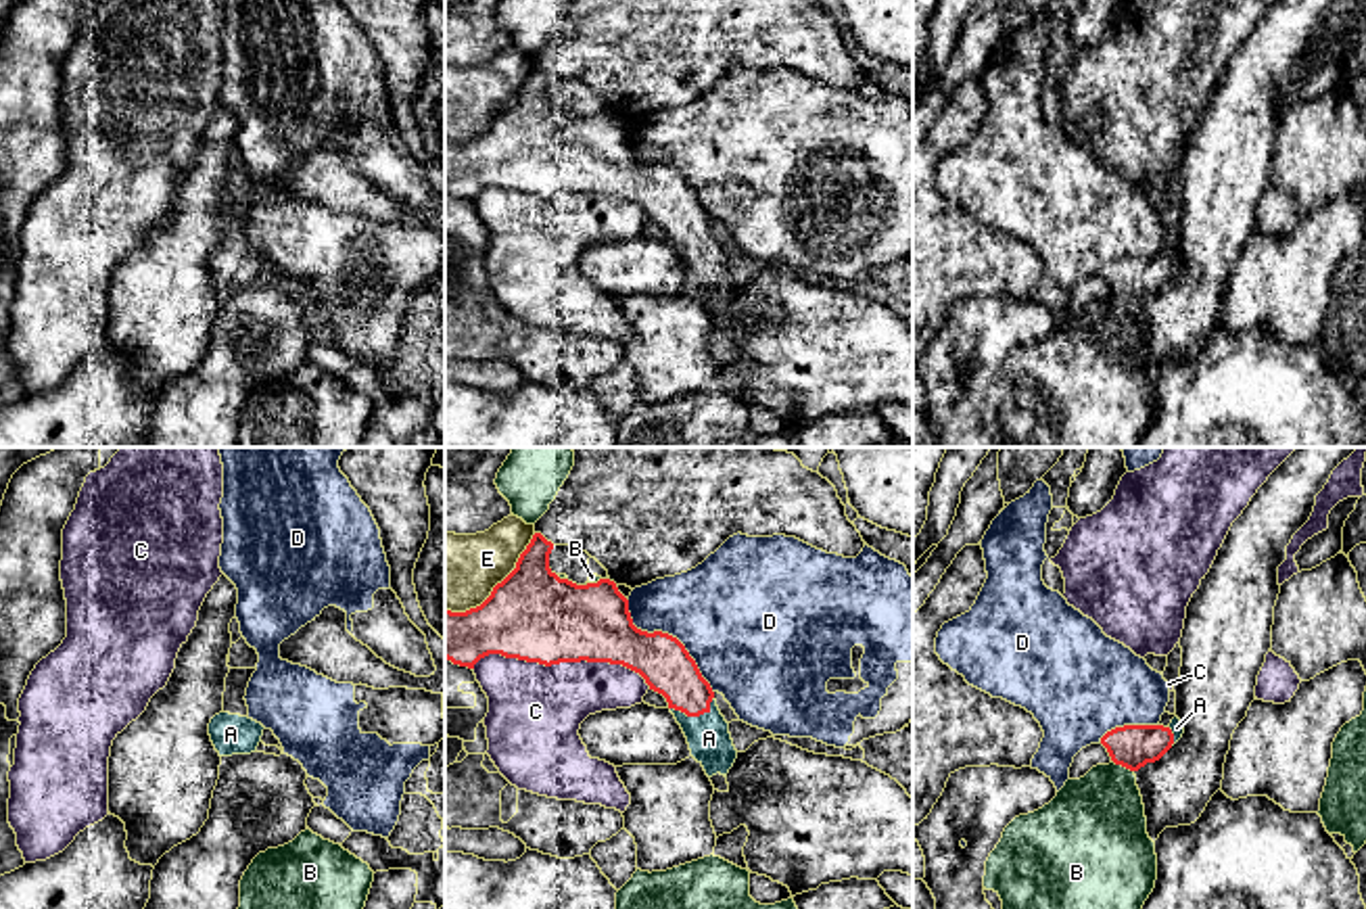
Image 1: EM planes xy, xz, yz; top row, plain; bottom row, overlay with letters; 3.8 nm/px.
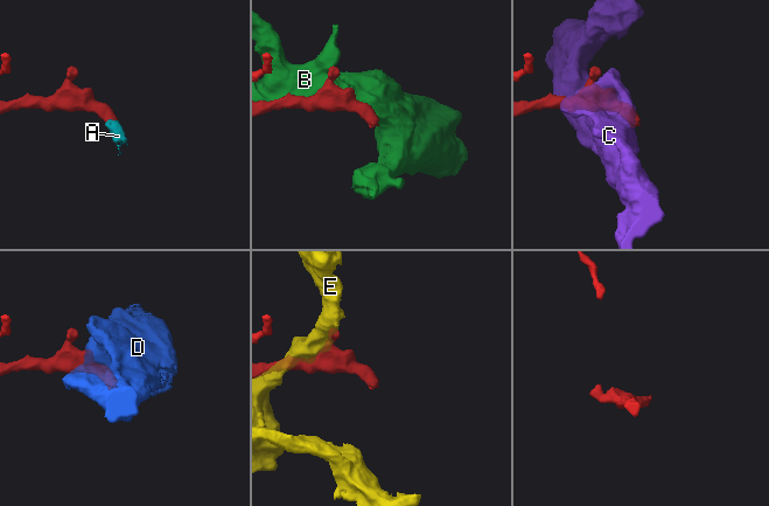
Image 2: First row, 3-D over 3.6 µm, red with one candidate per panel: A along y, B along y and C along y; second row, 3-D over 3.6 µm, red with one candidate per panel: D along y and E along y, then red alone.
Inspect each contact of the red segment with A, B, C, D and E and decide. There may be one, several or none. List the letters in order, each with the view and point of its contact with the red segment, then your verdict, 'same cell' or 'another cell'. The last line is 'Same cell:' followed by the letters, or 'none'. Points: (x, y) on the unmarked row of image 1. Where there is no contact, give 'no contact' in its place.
A: xz (696, 247) | same cell
B: yz (1124, 297) | another cell
C: xz (562, 193) | another cell
D: xz (671, 168) | another cell
E: xz (496, 118) | another cell
Same cell: A

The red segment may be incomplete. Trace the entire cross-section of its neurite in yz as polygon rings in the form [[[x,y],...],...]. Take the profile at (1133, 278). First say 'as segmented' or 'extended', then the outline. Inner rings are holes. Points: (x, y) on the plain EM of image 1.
extended; [[[1178,249],[1163,257],[1124,257],[1107,263],[1101,276],[1111,293],[1130,303],[1138,303],[1147,295],[1159,293],[1184,265]]]

